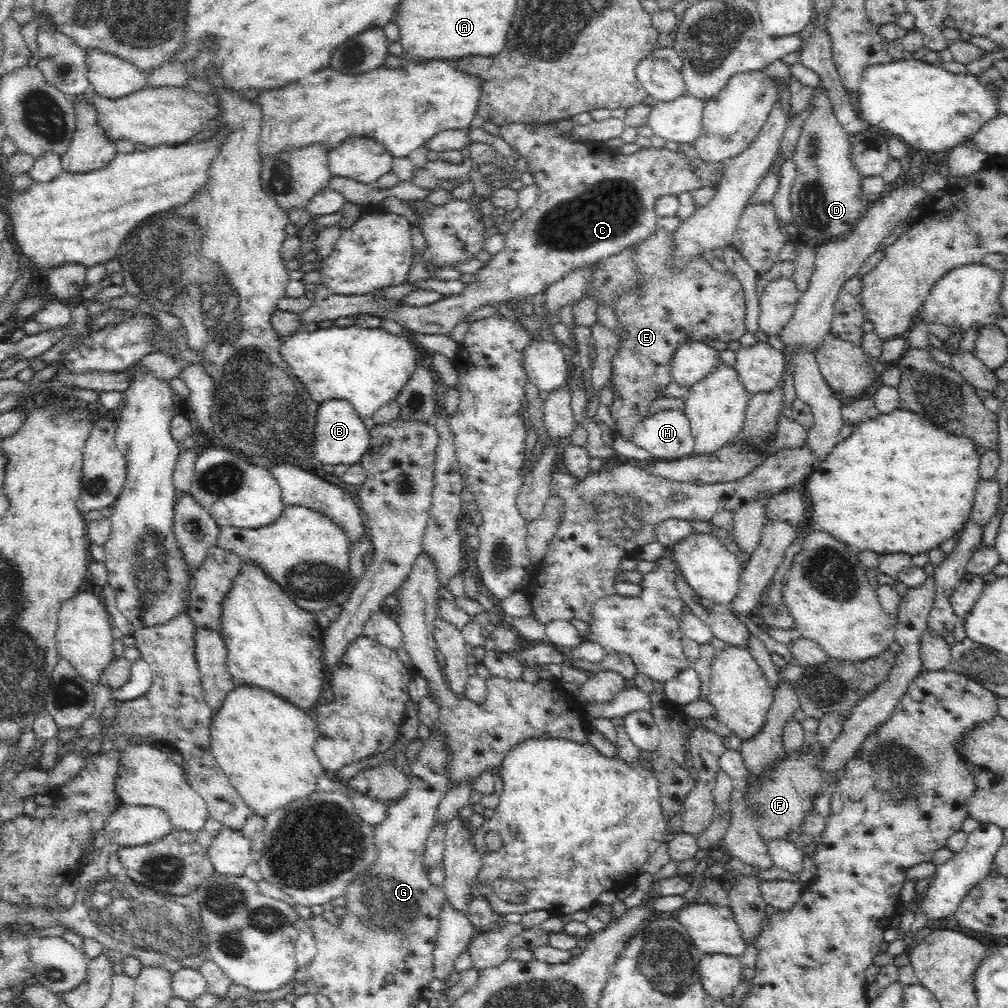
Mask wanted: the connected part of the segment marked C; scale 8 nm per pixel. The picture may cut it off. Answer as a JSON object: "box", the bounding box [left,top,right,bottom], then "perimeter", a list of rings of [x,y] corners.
{"box":[294,120,702,334],"perimeter":[[[560,120],[542,124],[511,123],[500,127],[499,137],[505,140],[514,150],[515,157],[526,160],[527,171],[534,177],[534,185],[538,187],[538,200],[518,220],[511,222],[504,236],[504,246],[496,254],[492,254],[486,265],[477,270],[471,283],[464,284],[458,294],[446,294],[438,302],[426,306],[402,305],[392,307],[391,300],[374,299],[372,294],[360,296],[337,295],[323,283],[316,283],[312,304],[300,312],[298,326],[294,333],[304,330],[310,322],[333,320],[350,314],[371,314],[378,318],[390,318],[401,324],[405,331],[412,334],[448,334],[458,322],[472,314],[475,310],[496,302],[508,302],[520,299],[540,297],[544,288],[572,274],[574,270],[594,265],[598,260],[608,258],[624,250],[626,246],[639,243],[652,236],[658,226],[654,204],[657,198],[664,195],[677,196],[680,192],[693,193],[702,187],[702,181],[696,178],[688,167],[688,159],[684,153],[668,149],[642,147],[632,154],[622,154],[617,150],[606,149],[602,141],[580,141],[574,137],[576,125],[572,120]]]}

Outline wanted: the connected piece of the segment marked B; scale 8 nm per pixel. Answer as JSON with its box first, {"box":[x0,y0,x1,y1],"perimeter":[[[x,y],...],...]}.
{"box":[308,400,370,465],"perimeter":[[[327,400],[316,408],[316,422],[312,430],[312,444],[308,454],[321,465],[354,465],[361,462],[364,453],[369,446],[370,435],[366,430],[362,419],[345,400]]]}

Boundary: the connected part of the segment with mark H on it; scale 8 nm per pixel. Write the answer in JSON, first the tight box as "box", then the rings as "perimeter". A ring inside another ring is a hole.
{"box":[628,409,695,461],"perimeter":[[[672,409],[659,411],[651,417],[646,417],[644,420],[636,422],[632,426],[632,434],[630,434],[628,441],[632,442],[633,446],[638,446],[639,449],[645,450],[648,458],[666,461],[691,457],[695,445],[690,423],[685,413]]]}

